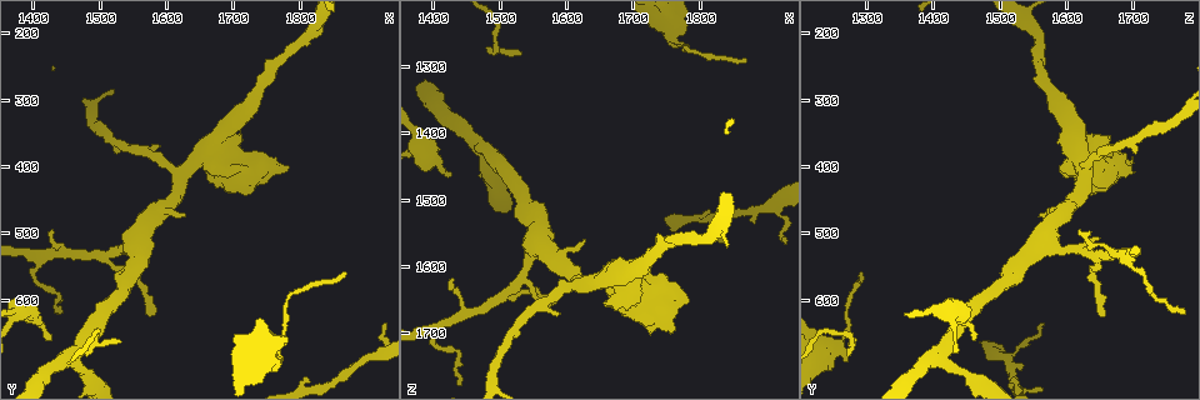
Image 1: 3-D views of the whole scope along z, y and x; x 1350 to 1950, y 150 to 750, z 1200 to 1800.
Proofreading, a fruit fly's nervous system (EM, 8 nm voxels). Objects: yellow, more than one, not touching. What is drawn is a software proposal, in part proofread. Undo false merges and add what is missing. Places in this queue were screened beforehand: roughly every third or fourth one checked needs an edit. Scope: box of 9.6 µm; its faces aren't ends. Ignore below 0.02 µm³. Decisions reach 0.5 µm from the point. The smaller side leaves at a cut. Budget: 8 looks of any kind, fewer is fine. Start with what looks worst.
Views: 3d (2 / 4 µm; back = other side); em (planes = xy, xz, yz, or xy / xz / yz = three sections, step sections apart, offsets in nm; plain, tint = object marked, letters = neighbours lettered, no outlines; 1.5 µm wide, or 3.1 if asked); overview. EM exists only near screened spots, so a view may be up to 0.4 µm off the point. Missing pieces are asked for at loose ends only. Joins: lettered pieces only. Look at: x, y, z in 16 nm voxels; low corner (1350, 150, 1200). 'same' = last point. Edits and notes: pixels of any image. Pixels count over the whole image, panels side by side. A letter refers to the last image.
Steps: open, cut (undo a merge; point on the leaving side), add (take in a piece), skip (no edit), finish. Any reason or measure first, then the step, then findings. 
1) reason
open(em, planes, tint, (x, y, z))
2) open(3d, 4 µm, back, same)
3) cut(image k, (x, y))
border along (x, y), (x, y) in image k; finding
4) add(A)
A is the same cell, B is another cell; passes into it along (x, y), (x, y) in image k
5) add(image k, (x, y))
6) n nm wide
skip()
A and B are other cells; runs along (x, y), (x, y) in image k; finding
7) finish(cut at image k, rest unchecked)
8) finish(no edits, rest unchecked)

open(3d, 2 µm, back, (1775, 690, 1270))

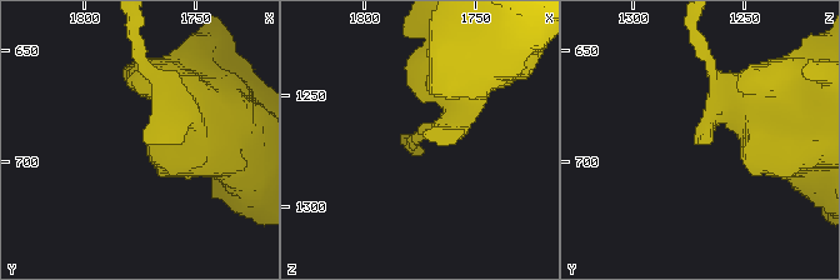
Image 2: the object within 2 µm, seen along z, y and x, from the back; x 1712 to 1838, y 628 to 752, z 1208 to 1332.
open(em, planes, letters, (1772, 691, 1267))

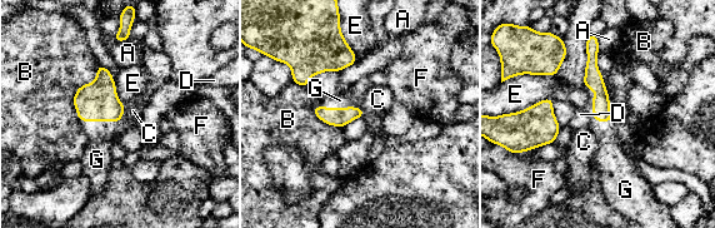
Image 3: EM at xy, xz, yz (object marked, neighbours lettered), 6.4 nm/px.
add(G)
G is the same cell, A, B, C, D, E and F are other cells; passes into it along (593, 79), (593, 109), (608, 144) in image 3; the cell continues

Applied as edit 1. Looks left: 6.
tapers out
open(em, planes, letters, (1430, 655, 1465))

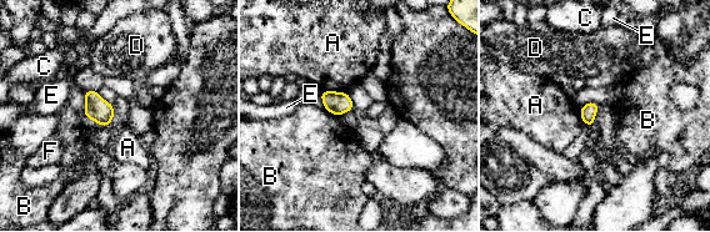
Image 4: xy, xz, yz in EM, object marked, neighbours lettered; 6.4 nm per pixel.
100 nm wide
skip()
A, B, C, D, E and F are other cells; border along (323, 90), (346, 92) in image 4; no lettered piece goes on from it

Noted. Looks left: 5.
stops while still wide
open(3d, 4 µm, (1675, 355, 1665))

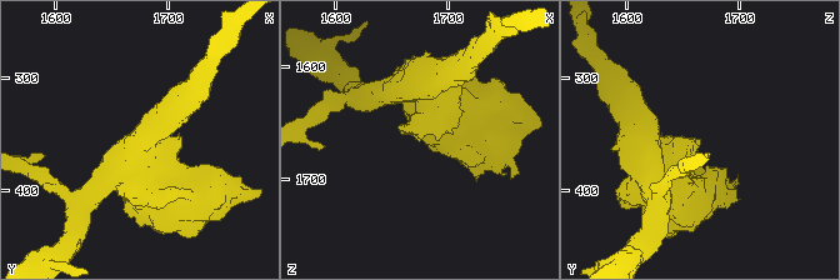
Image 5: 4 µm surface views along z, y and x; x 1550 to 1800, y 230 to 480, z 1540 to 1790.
open(em, planes, plain, (1674, 360, 1662))

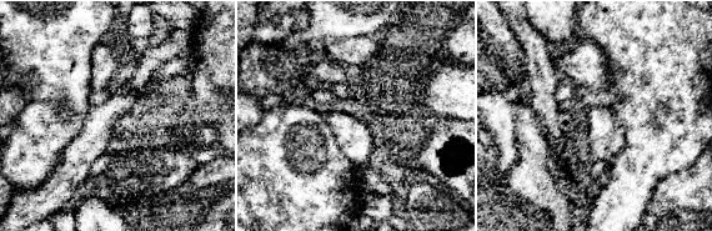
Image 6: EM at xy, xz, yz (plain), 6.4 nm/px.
open(em, planes, letters, same)

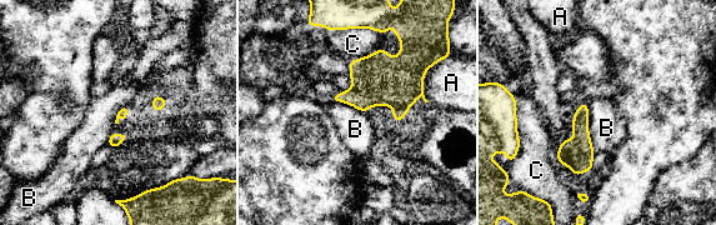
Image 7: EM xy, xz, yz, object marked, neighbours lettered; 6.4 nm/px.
skip()
A, B and C are other cells; border along (587, 105), (589, 130) in image 7; no lettered piece goes on from it

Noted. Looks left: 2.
finish(add at image 3, rest unchecked)

